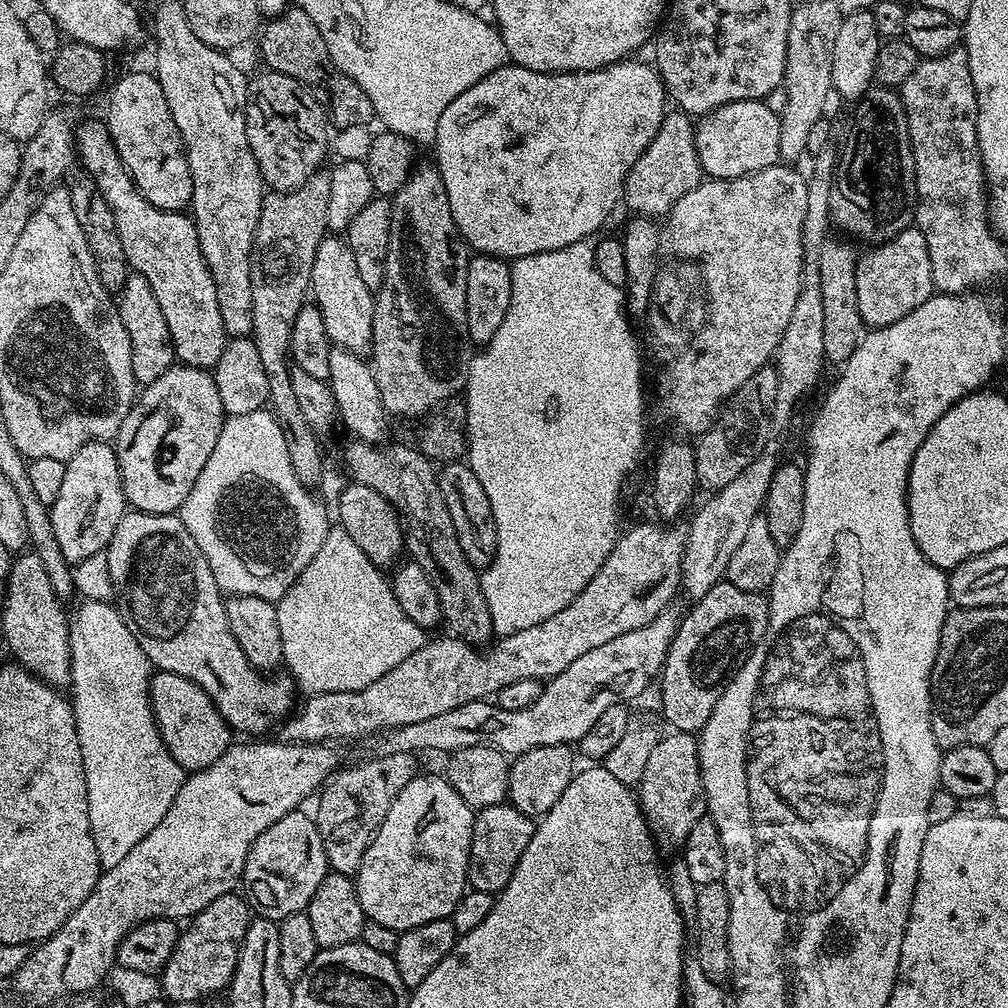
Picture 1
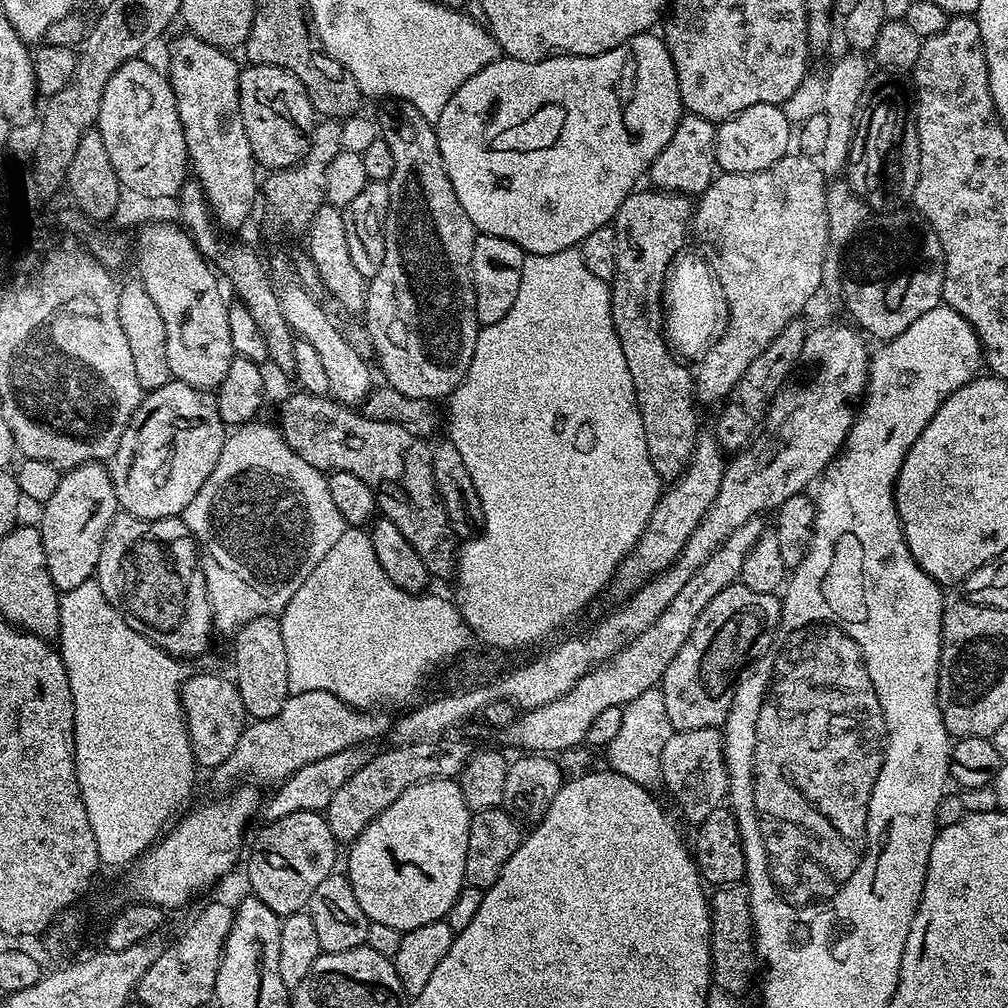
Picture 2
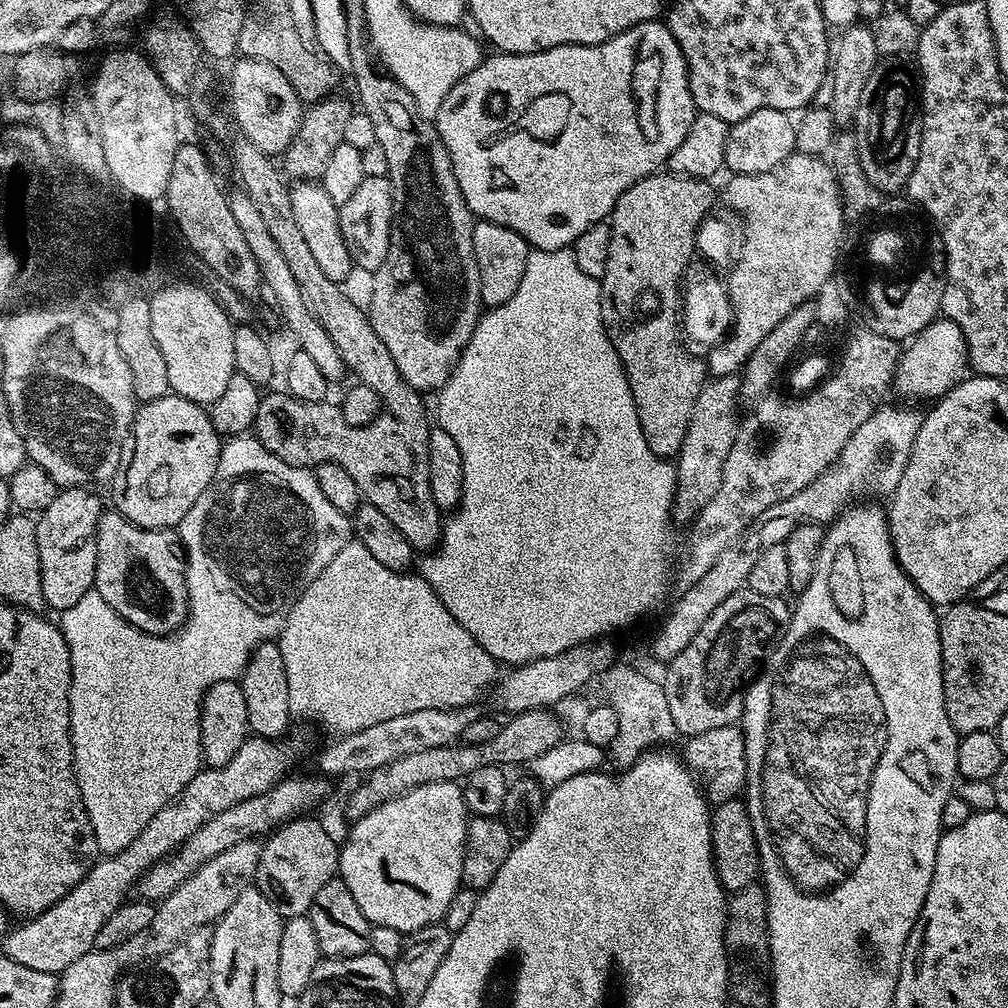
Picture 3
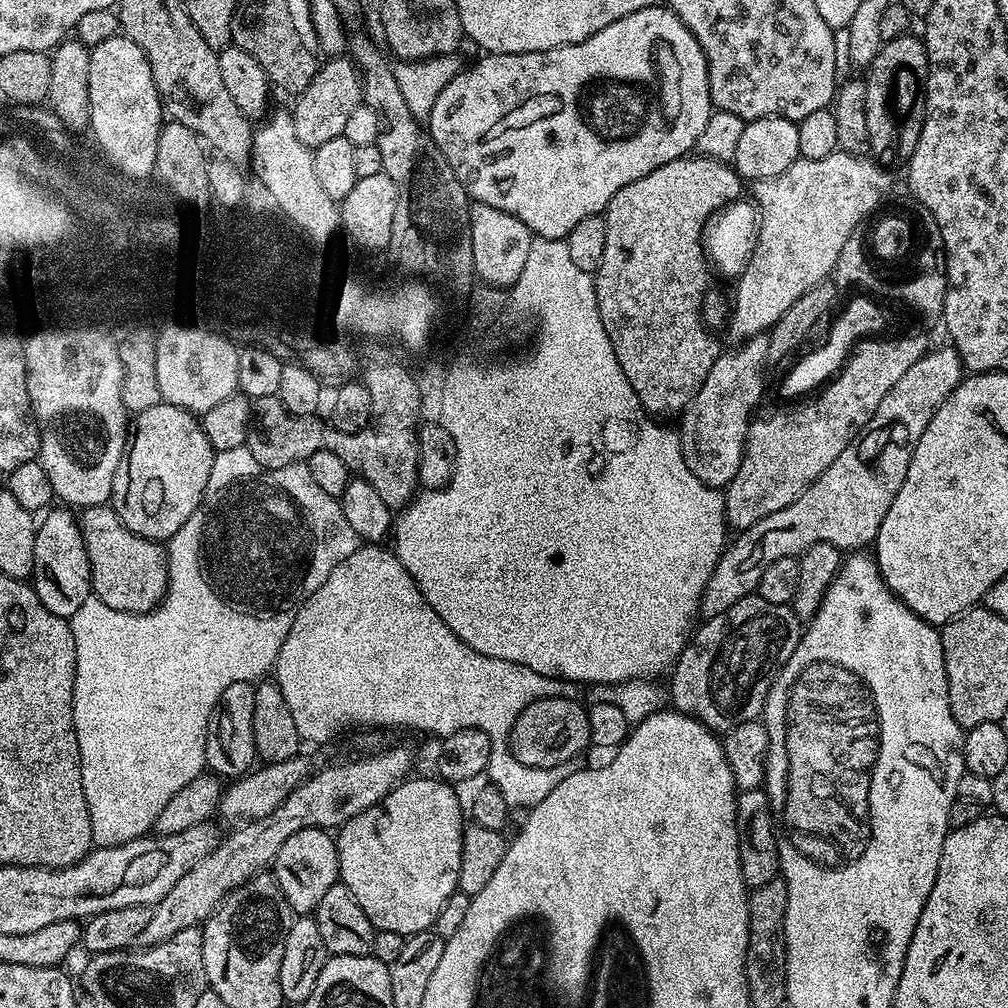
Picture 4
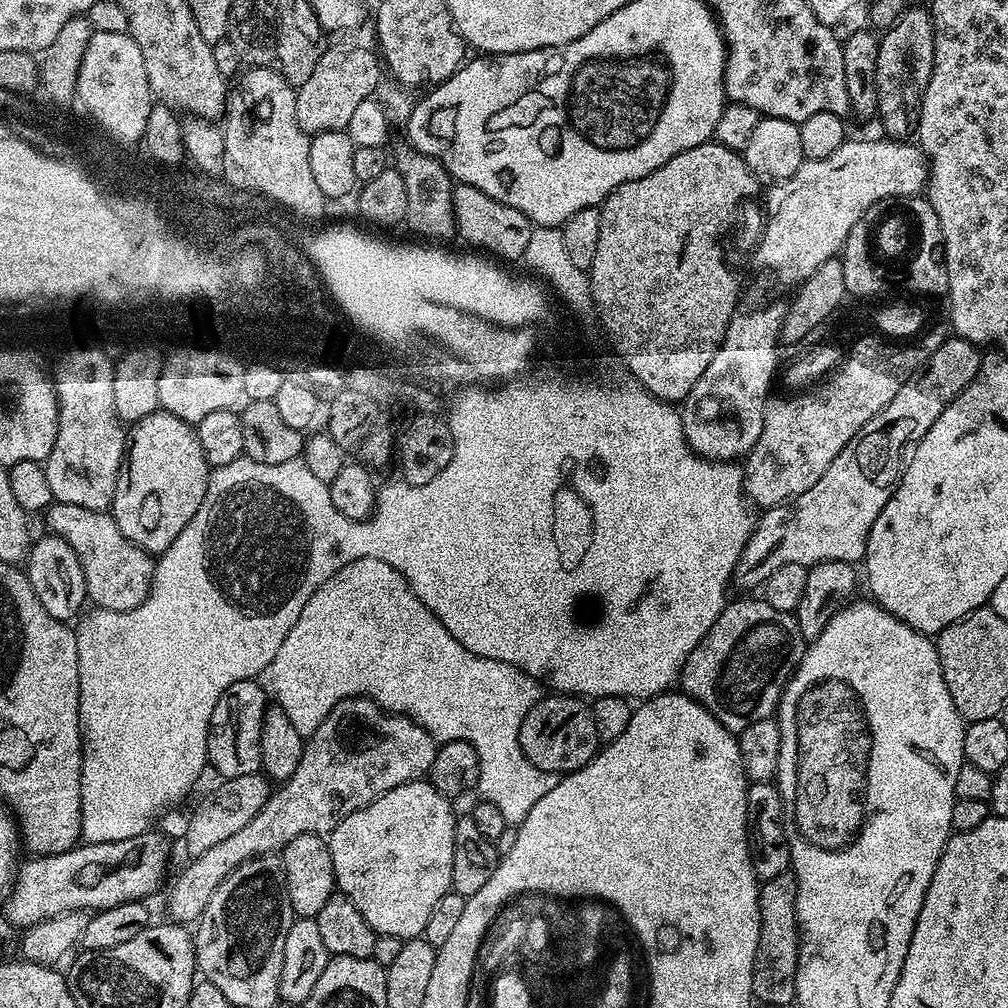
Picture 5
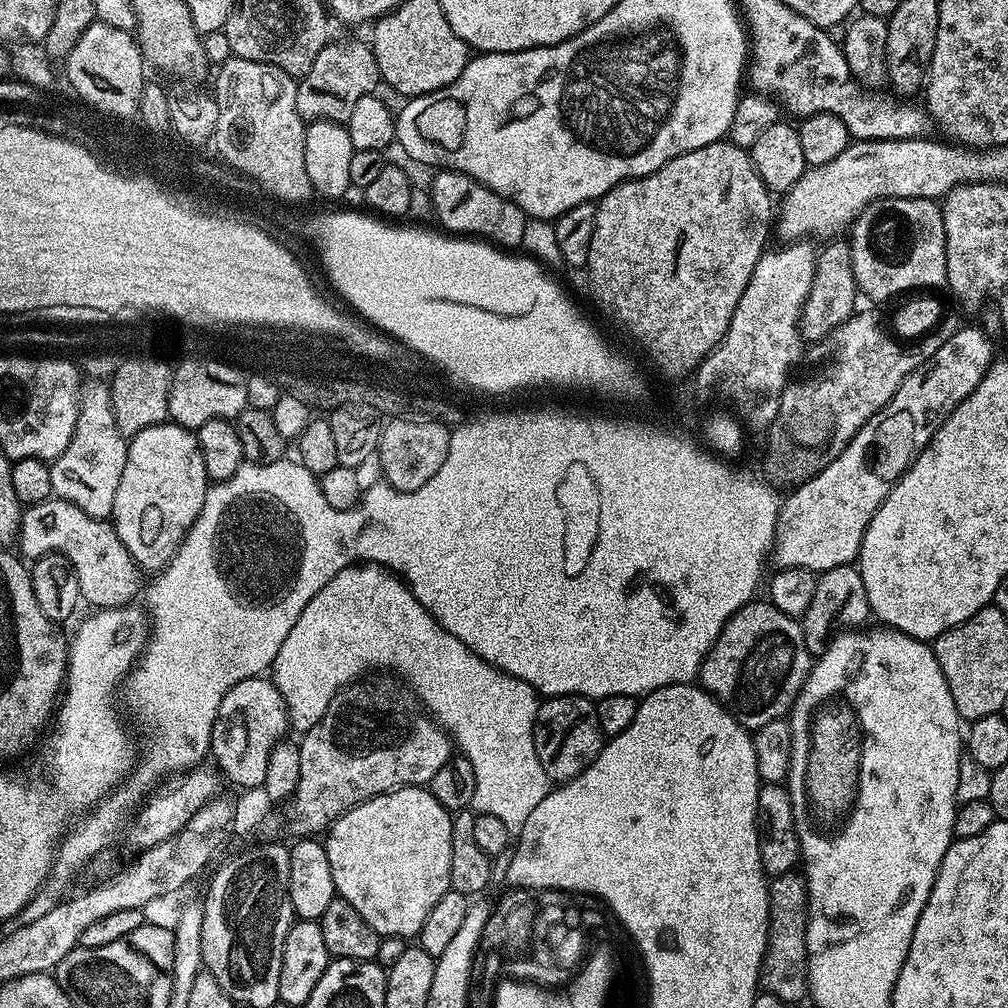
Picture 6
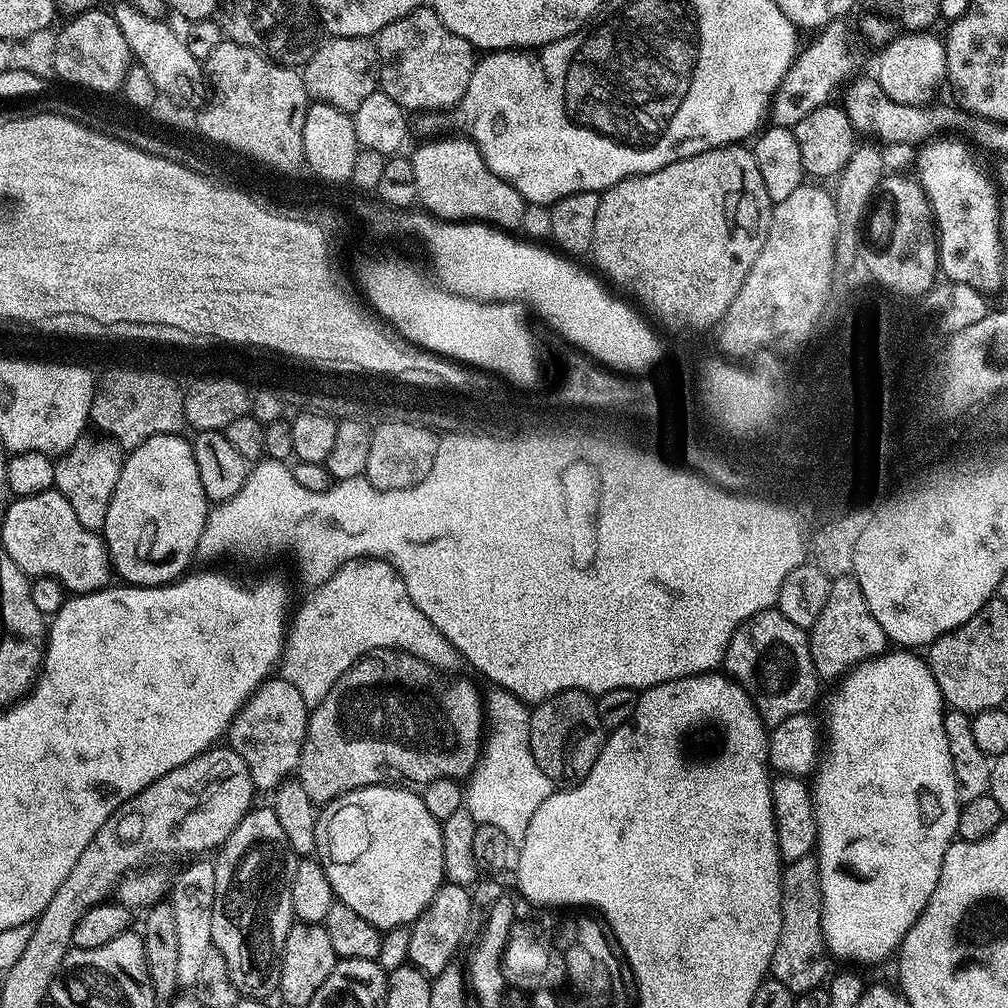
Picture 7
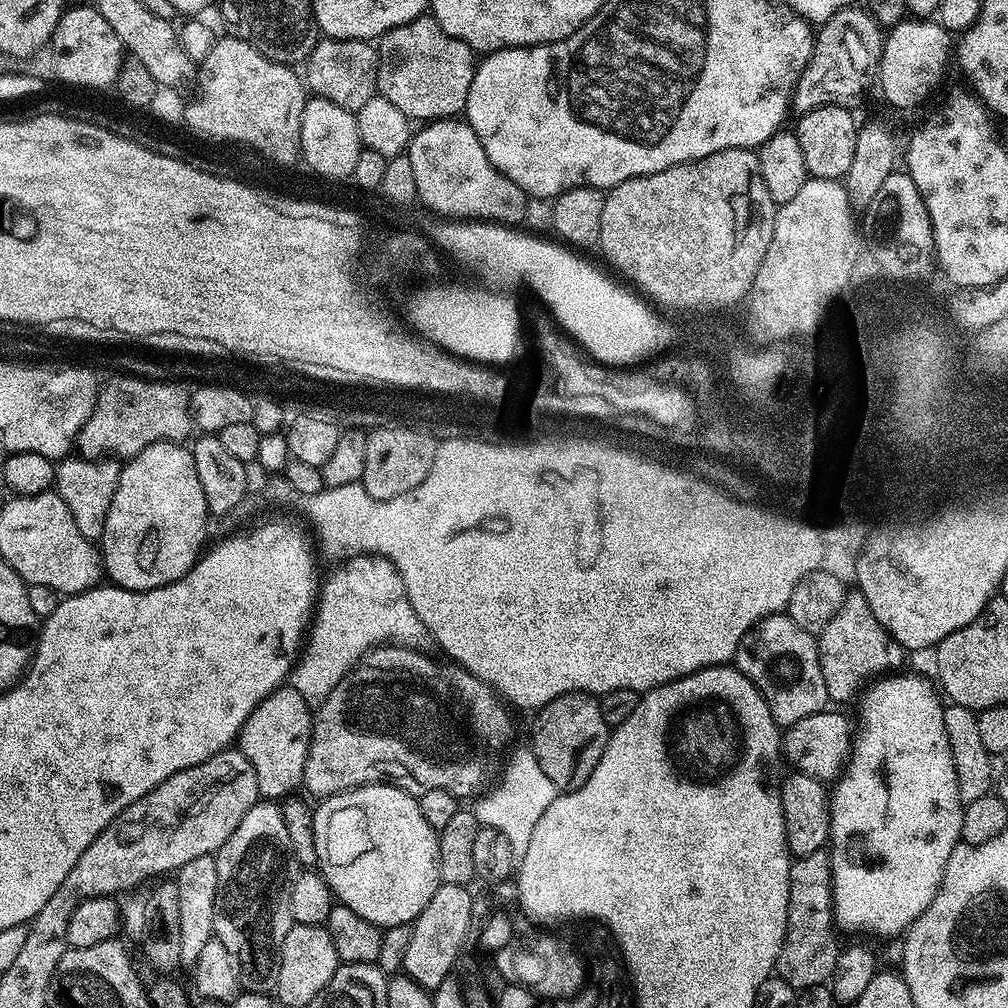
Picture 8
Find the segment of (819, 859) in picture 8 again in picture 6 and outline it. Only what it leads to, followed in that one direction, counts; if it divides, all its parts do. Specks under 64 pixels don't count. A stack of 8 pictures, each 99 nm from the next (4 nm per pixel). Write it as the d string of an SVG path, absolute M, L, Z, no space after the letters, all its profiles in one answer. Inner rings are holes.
M793 870L781 876L771 877L768 885L768 949L764 951L764 961L760 963L759 987L774 994L793 1006L809 995L808 947L806 946L806 926L808 925L808 882L803 871Z

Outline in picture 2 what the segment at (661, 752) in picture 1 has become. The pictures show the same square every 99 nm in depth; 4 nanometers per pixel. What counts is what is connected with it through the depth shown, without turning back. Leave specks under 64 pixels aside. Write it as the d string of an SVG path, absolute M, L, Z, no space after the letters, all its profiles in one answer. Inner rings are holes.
M720 728L673 731L662 747L660 778L663 787L676 799L680 812L699 826L716 808L725 803L728 795L728 767L724 765L724 738Z

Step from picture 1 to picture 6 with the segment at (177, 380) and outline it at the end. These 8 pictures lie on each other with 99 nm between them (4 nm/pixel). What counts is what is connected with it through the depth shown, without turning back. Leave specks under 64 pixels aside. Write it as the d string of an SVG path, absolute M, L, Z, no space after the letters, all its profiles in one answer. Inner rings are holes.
M165 422L150 426L128 440L126 467L122 470L122 482L118 482L118 494L114 494L114 510L110 520L118 538L122 538L126 550L141 570L155 574L168 567L190 526L198 518L209 487L206 462L202 462L202 450L195 431L181 424Z

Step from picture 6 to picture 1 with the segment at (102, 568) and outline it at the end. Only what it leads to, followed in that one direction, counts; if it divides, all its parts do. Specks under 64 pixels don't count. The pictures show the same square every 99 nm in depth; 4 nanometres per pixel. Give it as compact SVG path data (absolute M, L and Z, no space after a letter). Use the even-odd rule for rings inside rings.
M125 511L108 542L106 553L115 607L119 608L120 617L126 622L130 634L136 636L138 646L146 654L153 669L182 674L182 678L190 678L190 682L202 686L233 733L249 732L252 735L249 737L260 738L263 732L270 731L275 724L276 727L283 725L297 703L298 692L294 681L288 674L276 676L257 671L247 660L227 624L225 597L214 582L214 574L202 550L198 550L198 542L190 538L190 530L186 530L179 515Z

